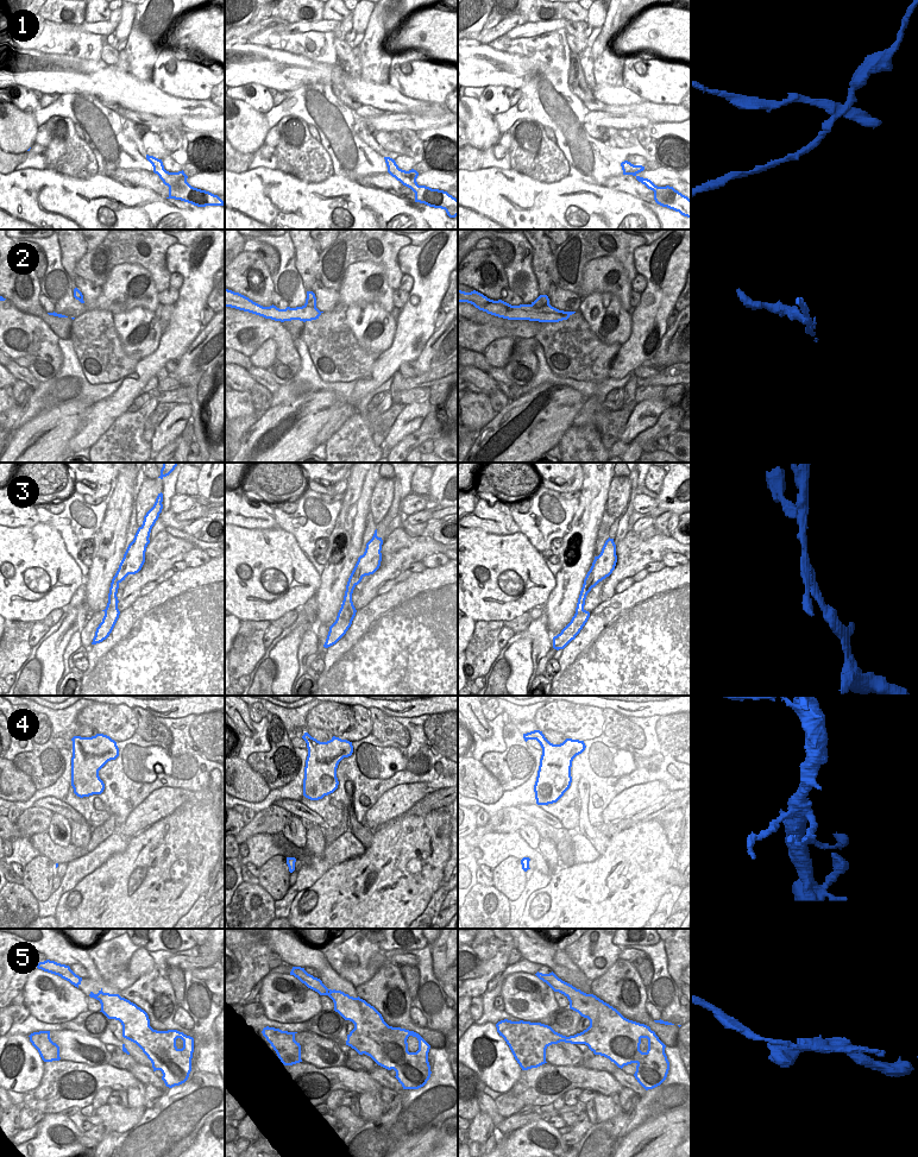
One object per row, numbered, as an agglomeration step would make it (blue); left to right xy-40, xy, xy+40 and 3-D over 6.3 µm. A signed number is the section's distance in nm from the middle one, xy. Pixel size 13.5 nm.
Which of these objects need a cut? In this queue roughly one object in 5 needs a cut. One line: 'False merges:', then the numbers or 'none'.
False merges: 1, 2, 5

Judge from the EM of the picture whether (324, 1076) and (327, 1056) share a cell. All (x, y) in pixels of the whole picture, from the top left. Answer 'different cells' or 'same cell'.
different cells

